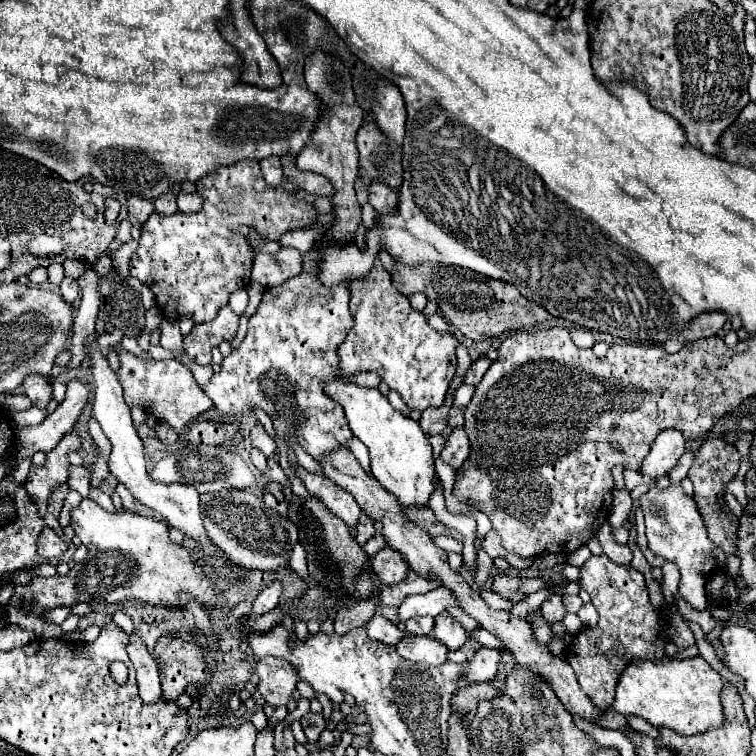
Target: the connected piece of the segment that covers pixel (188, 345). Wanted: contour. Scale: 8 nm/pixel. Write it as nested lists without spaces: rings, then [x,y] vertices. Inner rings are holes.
[[[225,305],[211,323],[195,325],[193,331],[183,339],[187,355],[199,365],[211,365],[211,351],[221,341],[231,341],[239,327],[239,315]]]

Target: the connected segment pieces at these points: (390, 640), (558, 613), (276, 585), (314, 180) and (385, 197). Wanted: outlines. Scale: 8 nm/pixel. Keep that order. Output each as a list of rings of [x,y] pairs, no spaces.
[[[373,615],[371,621],[365,625],[365,629],[371,639],[377,639],[387,645],[397,645],[397,641],[403,641],[405,637],[409,637],[405,631],[401,631],[397,625],[393,625],[381,615]]]
[[[551,595],[543,605],[541,605],[541,615],[545,621],[551,625],[555,621],[561,621],[565,617],[565,607],[561,601],[561,595]]]
[[[271,581],[269,585],[265,585],[263,591],[257,595],[257,599],[253,601],[253,613],[263,615],[267,611],[273,611],[279,605],[281,591],[283,591],[283,585],[279,581]]]
[[[293,153],[283,155],[283,157],[281,157],[281,163],[283,163],[285,177],[287,177],[293,185],[297,185],[299,189],[303,189],[303,191],[307,191],[307,193],[313,193],[313,195],[321,195],[321,197],[331,197],[331,195],[333,195],[333,185],[329,185],[329,181],[327,181],[323,175],[297,169],[297,165],[295,165],[295,155],[293,155]]]
[[[373,183],[369,189],[369,203],[377,215],[393,213],[393,209],[397,209],[397,193],[385,183]]]

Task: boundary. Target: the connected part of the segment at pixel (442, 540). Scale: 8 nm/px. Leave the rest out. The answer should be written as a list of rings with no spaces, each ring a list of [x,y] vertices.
[[[439,535],[439,537],[433,537],[433,543],[435,543],[437,547],[441,547],[443,551],[455,551],[455,553],[461,553],[461,543],[455,541],[453,537]]]

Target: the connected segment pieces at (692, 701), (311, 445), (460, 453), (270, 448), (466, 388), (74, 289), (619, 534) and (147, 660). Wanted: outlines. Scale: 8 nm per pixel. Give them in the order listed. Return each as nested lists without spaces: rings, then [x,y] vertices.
[[[701,655],[691,659],[663,657],[661,661],[633,661],[619,679],[613,711],[643,717],[653,727],[669,727],[689,737],[723,725],[721,689],[721,675]]]
[[[317,241],[303,255],[303,271],[297,277],[281,283],[279,287],[267,289],[257,313],[249,319],[249,331],[243,343],[231,351],[221,363],[221,371],[211,377],[201,389],[209,395],[213,405],[219,409],[223,419],[233,419],[243,413],[249,413],[253,407],[261,407],[271,419],[275,433],[285,441],[297,441],[313,459],[345,447],[353,437],[349,423],[345,419],[343,407],[333,401],[325,391],[325,381],[341,377],[337,347],[345,341],[349,327],[353,327],[353,317],[349,313],[349,283],[325,287],[319,283],[319,265],[321,265],[321,241]]]
[[[457,427],[457,429],[451,431],[451,435],[447,439],[447,445],[441,451],[441,459],[447,465],[451,465],[453,471],[457,471],[467,461],[469,449],[471,449],[471,445],[469,445],[469,439],[467,439],[465,431],[461,427]]]
[[[257,423],[257,425],[251,429],[251,443],[253,443],[259,451],[263,451],[267,457],[273,455],[275,449],[277,449],[277,443],[269,437],[269,433],[261,427],[261,423]]]
[[[461,385],[459,389],[457,389],[457,395],[455,395],[454,406],[456,407],[466,407],[467,403],[471,401],[471,397],[473,397],[473,389],[475,387],[471,387],[471,385]]]
[[[63,277],[59,289],[61,289],[61,297],[63,297],[67,303],[77,301],[77,297],[79,297],[79,285],[77,285],[77,281],[75,281],[73,277]]]
[[[623,523],[621,527],[611,527],[611,533],[619,545],[627,545],[629,531],[631,531],[631,523]]]
[[[133,631],[129,635],[129,645],[127,645],[127,655],[137,671],[137,683],[139,683],[139,697],[145,703],[153,703],[161,699],[161,683],[159,683],[159,671],[157,663],[149,655],[141,635]]]

